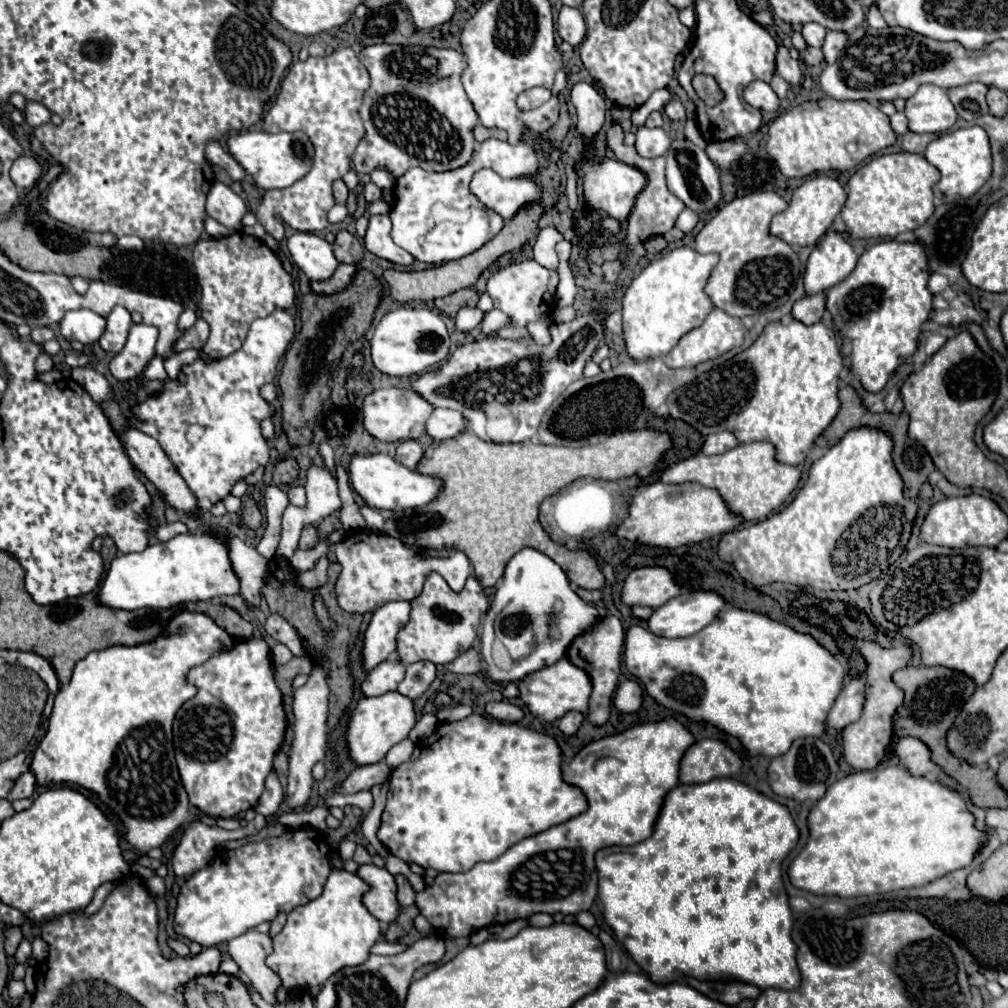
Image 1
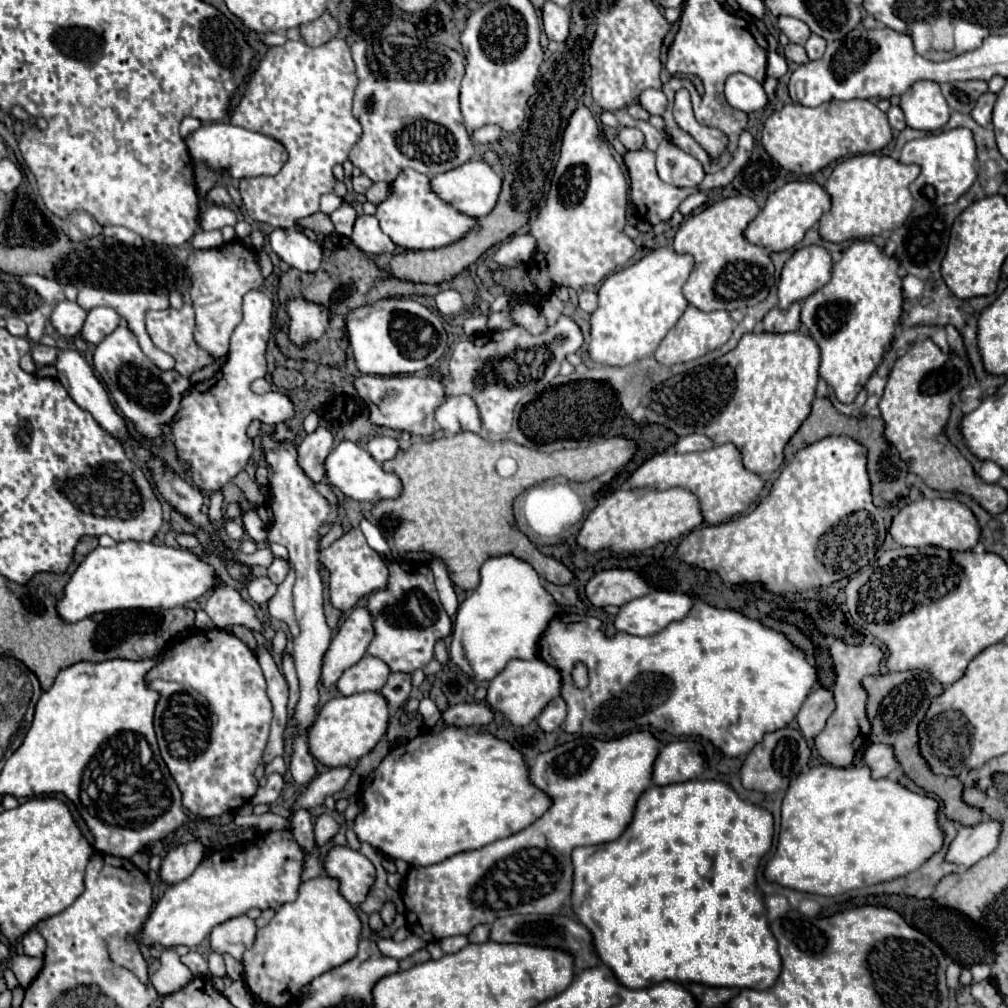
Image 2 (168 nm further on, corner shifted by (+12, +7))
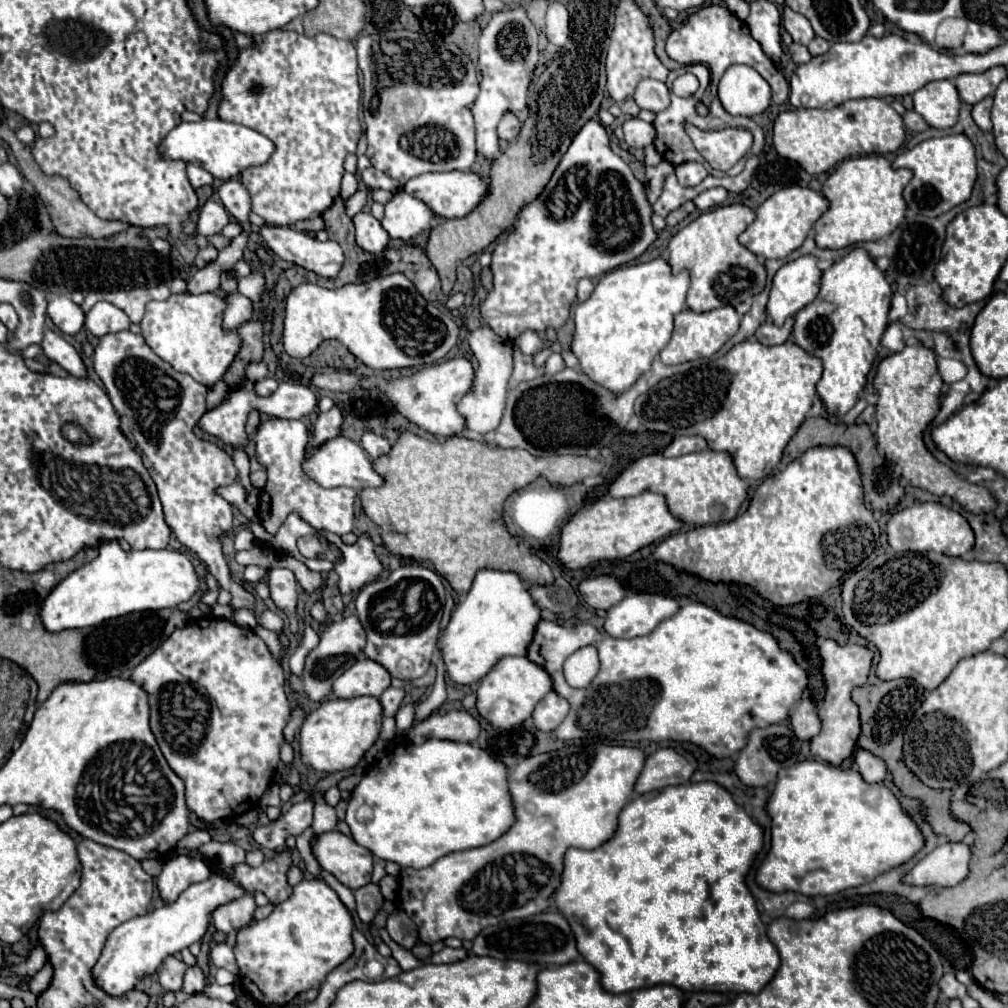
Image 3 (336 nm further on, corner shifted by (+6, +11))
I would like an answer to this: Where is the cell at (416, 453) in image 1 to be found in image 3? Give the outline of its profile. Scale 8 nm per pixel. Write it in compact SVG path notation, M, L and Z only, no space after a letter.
M364 432L360 436L360 442L358 444L364 448L364 452L370 456L370 460L376 460L376 458L384 456L392 448L386 438L382 438L382 436L374 434L374 432Z

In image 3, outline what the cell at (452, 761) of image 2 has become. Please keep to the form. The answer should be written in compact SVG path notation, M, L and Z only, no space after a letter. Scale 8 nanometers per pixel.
M426 740L424 744L416 746L416 744L400 744L396 748L392 748L392 752L388 752L384 758L380 758L372 770L360 780L360 784L352 790L350 798L348 798L348 808L346 808L346 824L350 826L352 838L368 848L376 858L386 860L386 862L396 862L402 868L410 866L410 868L426 868L430 864L434 864L434 860L450 854L450 852L458 852L458 850L468 850L468 848L478 848L478 846L486 846L490 842L494 842L498 836L502 836L502 832L506 832L506 828L510 828L510 824L514 824L514 808L510 808L510 796L506 796L506 768L502 762L494 760L486 750L472 746L472 744L464 744L464 742L450 742L450 740Z

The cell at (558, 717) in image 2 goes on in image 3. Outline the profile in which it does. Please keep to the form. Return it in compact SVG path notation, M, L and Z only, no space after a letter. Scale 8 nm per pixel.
M550 692L536 704L532 712L532 722L538 730L552 732L566 718L568 710L570 704L566 704L566 700L562 700L562 696L558 696L556 692Z

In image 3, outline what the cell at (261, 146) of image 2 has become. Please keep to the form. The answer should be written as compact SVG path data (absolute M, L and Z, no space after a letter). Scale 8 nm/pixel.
M202 118L200 122L180 122L176 128L172 128L160 142L158 152L162 158L168 160L182 160L188 164L196 164L208 170L218 180L230 180L250 166L264 164L272 156L274 144L260 132L246 128L242 124L224 122L220 118L216 120Z

